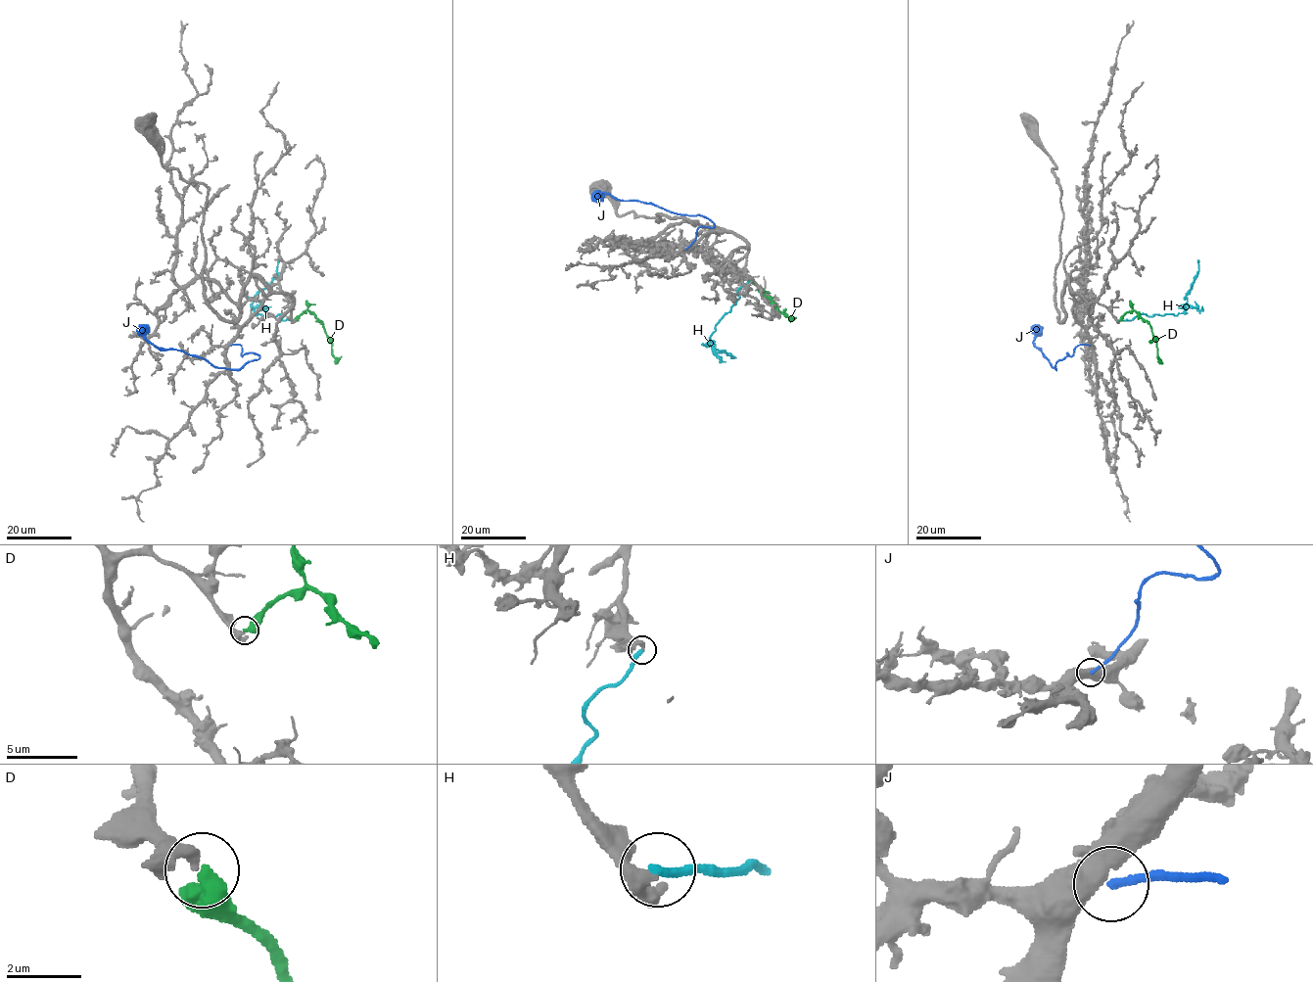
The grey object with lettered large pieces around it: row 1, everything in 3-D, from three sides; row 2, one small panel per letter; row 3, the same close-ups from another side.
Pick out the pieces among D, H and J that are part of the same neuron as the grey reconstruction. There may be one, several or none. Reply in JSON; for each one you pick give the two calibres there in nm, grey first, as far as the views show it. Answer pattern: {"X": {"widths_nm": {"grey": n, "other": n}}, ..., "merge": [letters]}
{"D": {"widths_nm": {"grey": 320, "other": 600}}, "merge": ["D"]}

